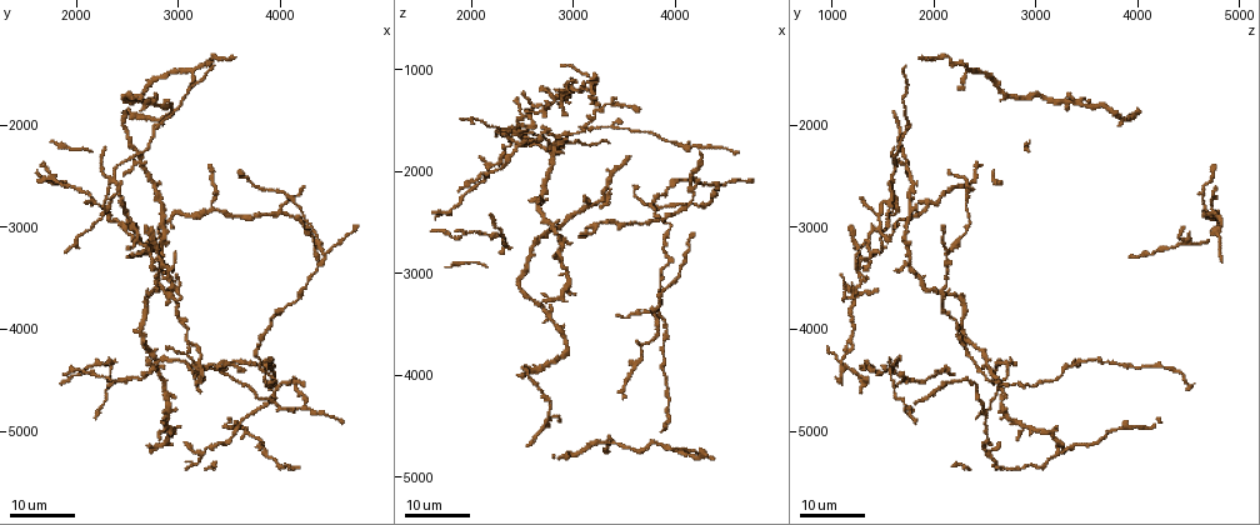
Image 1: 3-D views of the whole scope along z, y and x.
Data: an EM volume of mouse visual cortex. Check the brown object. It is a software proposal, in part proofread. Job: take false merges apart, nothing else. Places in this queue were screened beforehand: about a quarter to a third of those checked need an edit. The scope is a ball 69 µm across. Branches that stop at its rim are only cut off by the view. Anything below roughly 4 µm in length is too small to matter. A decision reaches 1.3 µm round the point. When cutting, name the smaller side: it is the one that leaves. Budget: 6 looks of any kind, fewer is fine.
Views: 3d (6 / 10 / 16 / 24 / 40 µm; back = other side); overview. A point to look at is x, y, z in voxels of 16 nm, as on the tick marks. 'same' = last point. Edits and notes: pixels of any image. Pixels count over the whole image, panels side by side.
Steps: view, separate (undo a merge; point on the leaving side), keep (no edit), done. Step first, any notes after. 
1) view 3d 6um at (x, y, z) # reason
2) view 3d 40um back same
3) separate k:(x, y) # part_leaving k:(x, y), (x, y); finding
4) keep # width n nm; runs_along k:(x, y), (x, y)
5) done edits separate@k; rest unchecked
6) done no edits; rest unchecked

view 3d 24um at (2360, 4400, 2720) # thin arm on a thick one

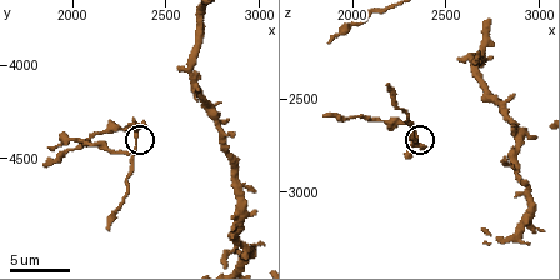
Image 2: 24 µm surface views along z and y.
view 3d 6um same # zoom in

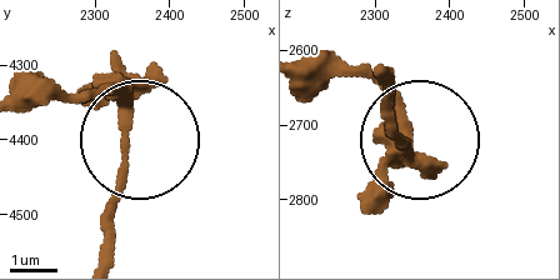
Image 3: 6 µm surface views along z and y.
separate 3:(125, 151) # width 220 nm; part_leaving 3:(421, 158), (398, 134), (378, 78); a second neuron is stuck on

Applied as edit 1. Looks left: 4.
view overview # redraw

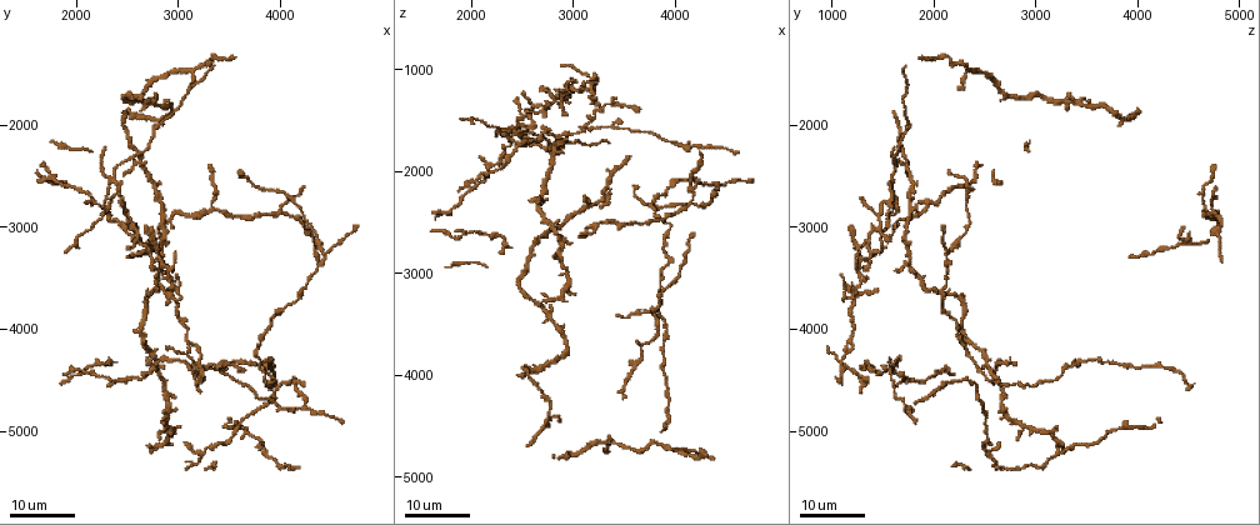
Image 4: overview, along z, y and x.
view 3d 24um at (2760, 3140, 4440)

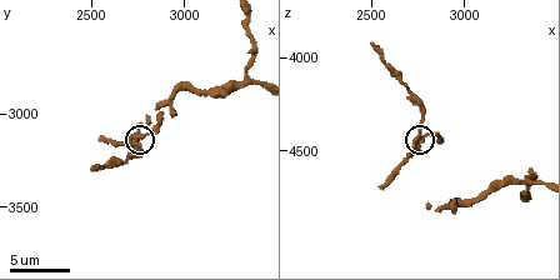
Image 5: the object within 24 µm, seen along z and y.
view 3d 10um at (2760, 3160, 4420)

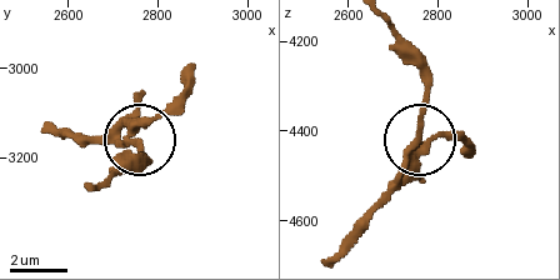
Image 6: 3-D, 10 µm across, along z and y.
keep # side_arm 5 um; all the same neuron

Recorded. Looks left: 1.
done edits separate@3; rest unchecked

